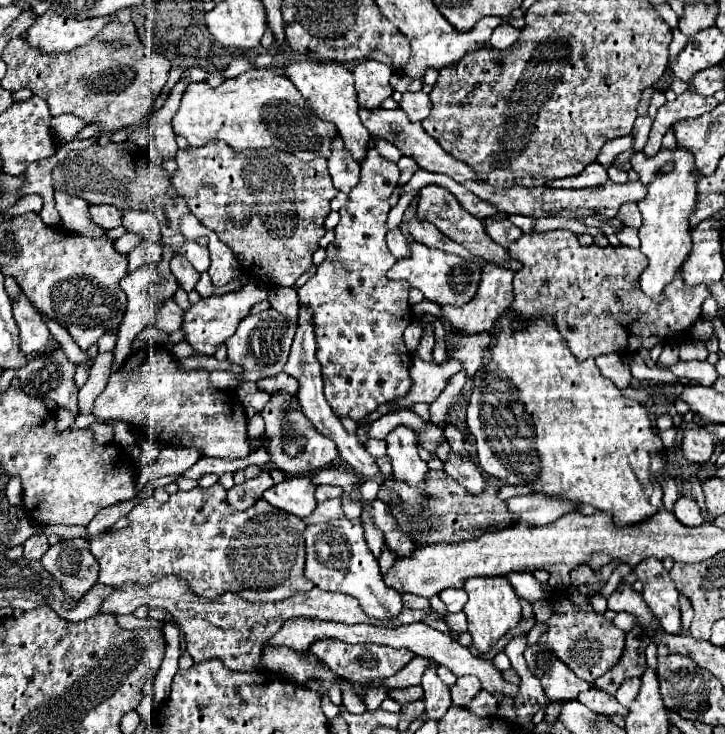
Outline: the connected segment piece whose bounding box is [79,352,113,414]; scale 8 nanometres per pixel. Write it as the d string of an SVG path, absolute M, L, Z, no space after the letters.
M111 352L99 354L95 358L87 382L79 388L79 412L81 414L91 414L95 398L103 392L109 376L111 376L111 368L109 368L111 366L111 358L113 358Z

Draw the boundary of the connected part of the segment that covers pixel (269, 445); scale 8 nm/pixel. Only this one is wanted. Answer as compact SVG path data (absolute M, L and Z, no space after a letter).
M271 394L271 400L259 412L265 420L265 450L271 456L271 462L287 474L309 474L329 462L333 462L339 452L335 442L325 438L315 430L311 420L301 412L301 406L291 394Z

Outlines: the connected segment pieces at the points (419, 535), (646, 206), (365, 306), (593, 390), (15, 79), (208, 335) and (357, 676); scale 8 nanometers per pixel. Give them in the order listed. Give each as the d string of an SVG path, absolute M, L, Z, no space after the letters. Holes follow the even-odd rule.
M429 470L427 474L427 494L431 494L431 502L423 502L415 490L403 486L403 482L395 482L395 490L399 490L399 498L407 498L407 506L403 506L403 514L395 514L399 518L399 524L407 534L419 542L419 546L435 544L435 542L463 542L479 538L479 534L487 530L503 530L503 526L511 526L513 518L507 512L507 506L503 500L497 500L497 488L499 484L485 484L483 494L473 496L463 490L453 478L449 478L445 472Z
M661 148L655 156L647 158L643 152L635 152L631 156L631 166L639 172L641 182L647 186L645 200L637 202L637 208L643 216L643 224L639 228L641 238L641 252L647 256L647 268L641 274L641 290L655 302L663 300L663 290L675 278L679 266L685 262L687 252L691 252L691 234L689 234L689 214L695 208L695 184L697 176L693 172L693 158L687 150L675 148L665 150ZM665 162L675 162L675 170L669 174L659 174Z
M371 148L371 150L367 152L365 162L361 164L361 180L359 180L359 184L355 186L355 190L351 190L351 194L349 194L349 204L345 204L345 206L339 210L341 220L339 220L339 224L337 224L337 228L335 228L335 230L337 230L335 240L327 246L327 258L317 266L315 276L313 276L303 288L299 288L299 304L301 304L303 308L309 308L309 310L313 312L311 322L313 322L313 326L315 326L317 362L321 364L321 376L323 376L323 382L325 382L325 398L327 398L331 410L335 412L335 416L339 416L339 418L341 418L341 416L349 416L349 418L353 418L355 422L361 422L365 416L369 416L371 412L375 412L381 404L391 402L391 400L397 400L397 398L403 398L403 396L411 390L411 386L413 386L413 380L411 380L411 376L409 376L411 354L407 352L405 342L403 342L403 330L411 324L411 308L409 308L409 302L407 302L407 292L409 292L409 290L405 290L405 284L403 284L403 282L391 282L391 280L385 276L385 272L391 268L391 264L397 262L397 260L389 254L389 250L387 250L387 244L385 244L385 234L387 234L387 230L383 228L383 224L385 224L385 220L387 220L387 214L389 214L389 210L391 210L391 206L389 206L387 200L389 200L393 188L397 186L397 180L399 180L399 168L397 168L397 164L387 162L385 158L381 158L381 156L375 152L375 148Z
M507 312L499 318L499 326L501 330L493 346L491 362L477 374L467 408L467 426L479 442L479 450L483 448L483 440L497 438L501 442L497 468L485 466L481 470L513 486L527 484L533 494L591 504L597 510L609 512L615 526L641 524L657 514L663 508L663 488L657 474L667 474L667 462L647 408L625 398L611 380L603 378L595 360L579 362L555 330L551 318L539 316L513 334Z
M111 22L91 42L71 52L43 54L31 50L23 38L13 38L3 50L3 62L7 64L7 74L1 80L5 90L29 88L47 102L53 116L71 112L85 124L97 124L101 132L109 134L141 122L161 94L171 70L165 56L141 42L133 22Z
M249 282L237 292L201 298L199 302L191 304L189 310L185 310L183 326L181 326L185 334L185 342L199 354L215 354L217 346L221 346L227 338L231 338L231 334L235 334L235 326L239 326L243 316L247 316L249 308L255 306L257 302L263 302L265 298L267 298L267 286L257 282Z
M315 640L309 648L317 658L323 658L323 662L327 662L327 666L339 674L341 678L359 682L363 686L367 686L373 678L387 678L389 674L395 674L399 668L403 668L415 654L411 654L411 650L395 650L389 646L373 646L373 644L363 644L363 646L349 646L345 642L339 640Z

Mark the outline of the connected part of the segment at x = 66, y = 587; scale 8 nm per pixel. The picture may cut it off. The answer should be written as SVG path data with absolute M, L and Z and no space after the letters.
M73 538L73 540L59 540L57 544L53 544L45 556L41 558L43 568L55 578L55 582L61 586L61 590L69 596L69 598L81 598L83 594L87 594L95 584L97 584L97 576L99 576L99 564L95 560L95 556L89 552L87 540L85 538Z

